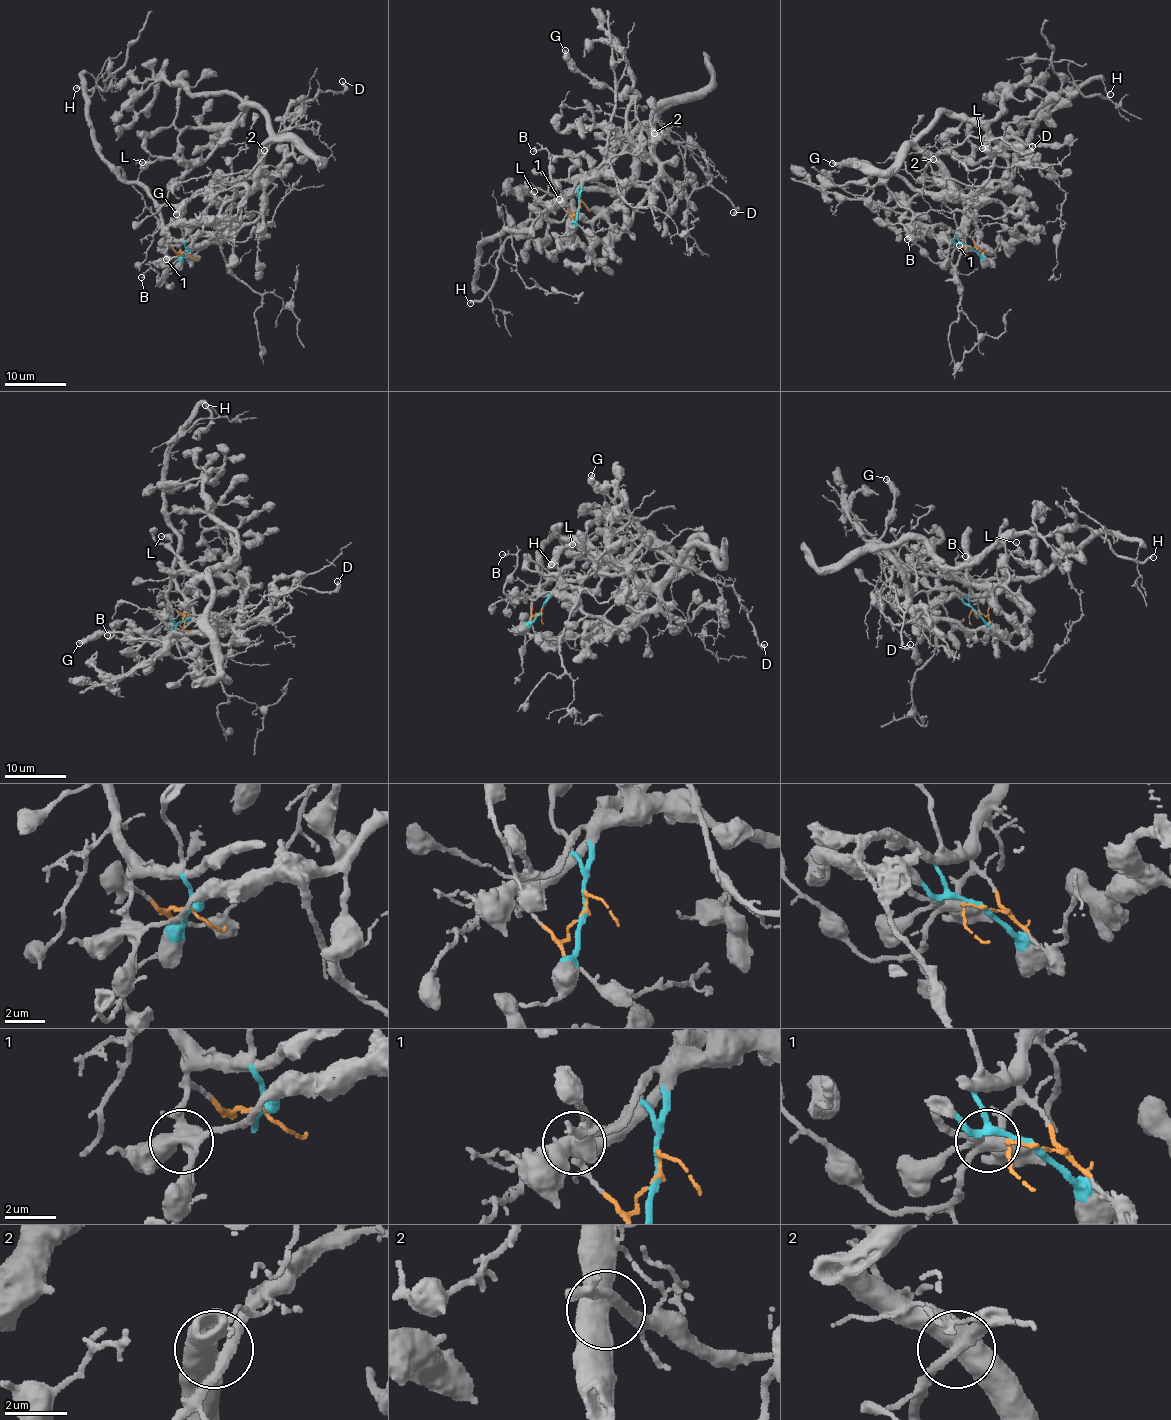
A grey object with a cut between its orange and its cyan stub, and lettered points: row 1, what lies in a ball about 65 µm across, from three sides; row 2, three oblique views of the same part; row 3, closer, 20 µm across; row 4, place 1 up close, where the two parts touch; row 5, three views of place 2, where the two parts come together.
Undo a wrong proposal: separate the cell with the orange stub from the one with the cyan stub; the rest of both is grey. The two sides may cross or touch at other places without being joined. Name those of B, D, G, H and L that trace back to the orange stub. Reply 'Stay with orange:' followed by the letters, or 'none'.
Stay with orange: B, D, H

